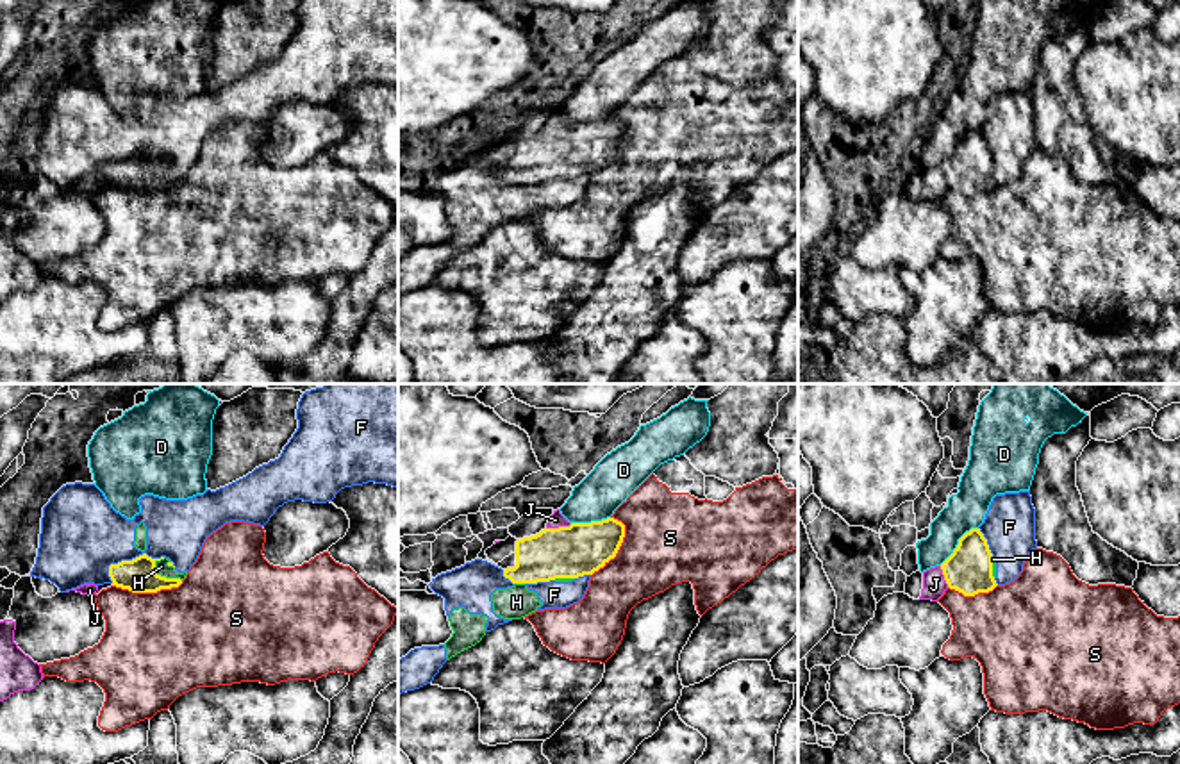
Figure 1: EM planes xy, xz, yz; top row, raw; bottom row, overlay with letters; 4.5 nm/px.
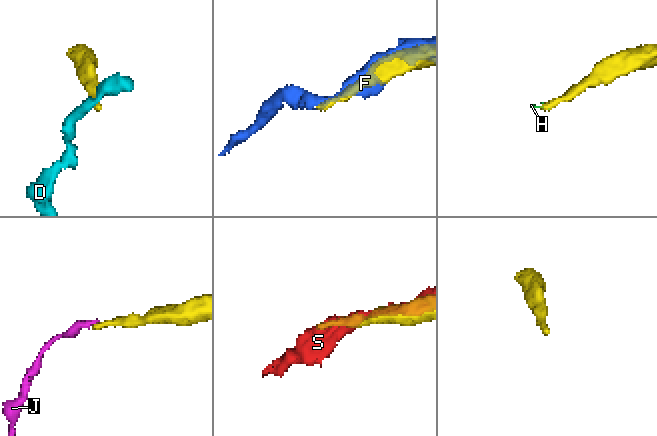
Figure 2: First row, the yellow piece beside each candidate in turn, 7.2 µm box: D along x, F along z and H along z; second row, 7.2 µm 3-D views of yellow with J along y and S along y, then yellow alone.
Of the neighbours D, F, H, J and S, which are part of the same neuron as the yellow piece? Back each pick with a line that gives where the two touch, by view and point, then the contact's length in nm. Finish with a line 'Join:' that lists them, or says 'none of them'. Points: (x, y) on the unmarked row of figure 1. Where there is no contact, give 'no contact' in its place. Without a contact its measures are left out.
J: contact xz (559, 127); length 120 nm
Join: J

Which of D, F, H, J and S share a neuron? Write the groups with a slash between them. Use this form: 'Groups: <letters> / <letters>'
Groups: D / F H / J / S

